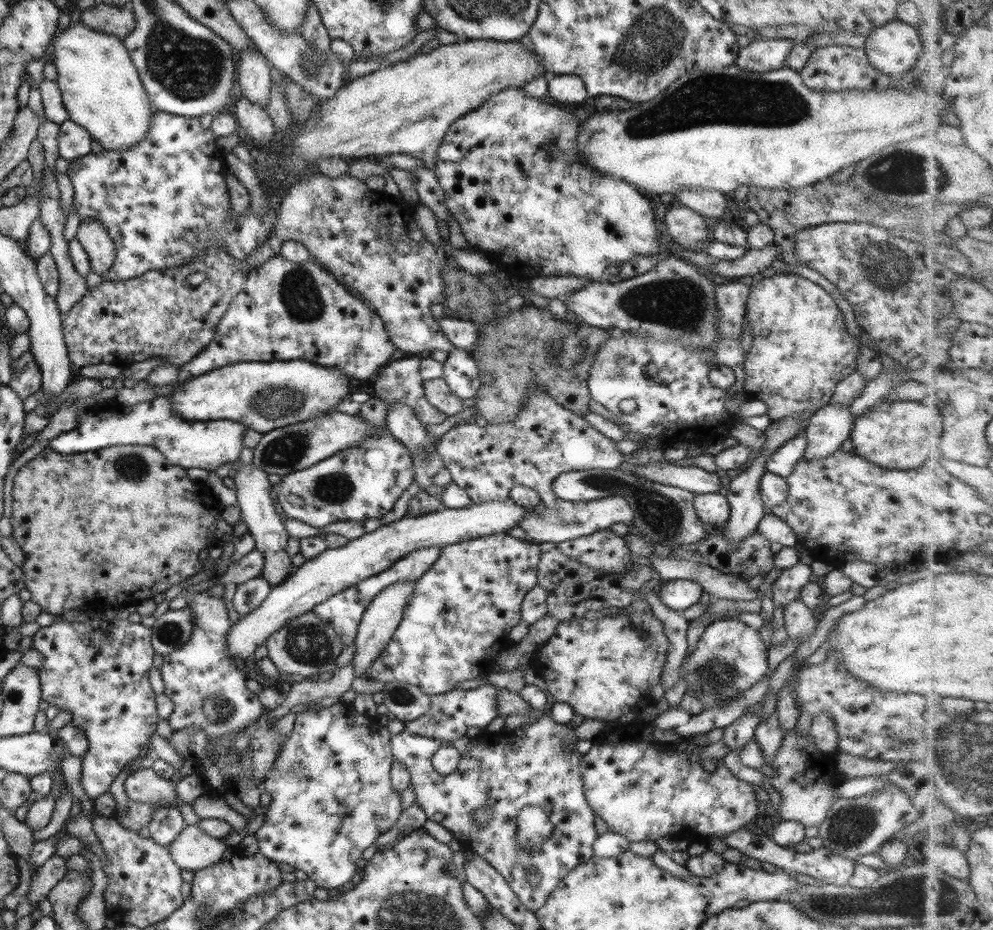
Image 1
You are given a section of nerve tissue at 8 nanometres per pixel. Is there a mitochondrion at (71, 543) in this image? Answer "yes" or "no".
no

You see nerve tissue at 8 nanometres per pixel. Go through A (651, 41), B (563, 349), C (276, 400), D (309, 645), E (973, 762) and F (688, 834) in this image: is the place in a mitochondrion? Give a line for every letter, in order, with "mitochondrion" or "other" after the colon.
A: mitochondrion
B: mitochondrion
C: mitochondrion
D: mitochondrion
E: mitochondrion
F: other

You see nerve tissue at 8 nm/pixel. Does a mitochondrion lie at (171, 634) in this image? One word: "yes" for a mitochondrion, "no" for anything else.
yes

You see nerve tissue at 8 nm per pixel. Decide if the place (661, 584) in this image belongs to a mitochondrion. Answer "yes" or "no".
no

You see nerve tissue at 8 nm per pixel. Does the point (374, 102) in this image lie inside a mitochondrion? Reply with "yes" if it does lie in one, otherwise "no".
no

